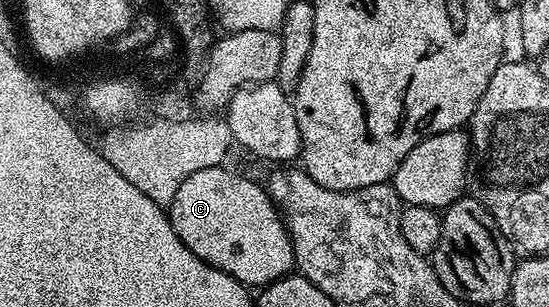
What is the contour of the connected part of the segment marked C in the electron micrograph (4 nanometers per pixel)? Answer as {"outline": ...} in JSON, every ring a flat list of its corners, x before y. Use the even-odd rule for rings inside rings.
{"outline":[[223,165,212,169,200,169,200,173,192,173,192,177,188,177,188,181,184,181,184,185,180,185,180,189,176,189,176,197,172,197,172,201,168,205,170,224,172,229,176,229,176,237,180,237,180,241,184,241,184,245,188,245,188,249,192,249,192,253,196,253,196,257,200,257,200,261,228,273,234,279,245,283,247,288,261,289,267,283,274,283,277,279,282,279,295,270,294,246,290,240,290,232,286,229,286,220,282,212,278,210,277,203,270,198,269,190,263,184,261,187,256,180,245,179,244,176,237,175,236,172,229,171,228,168,229,166]]}

